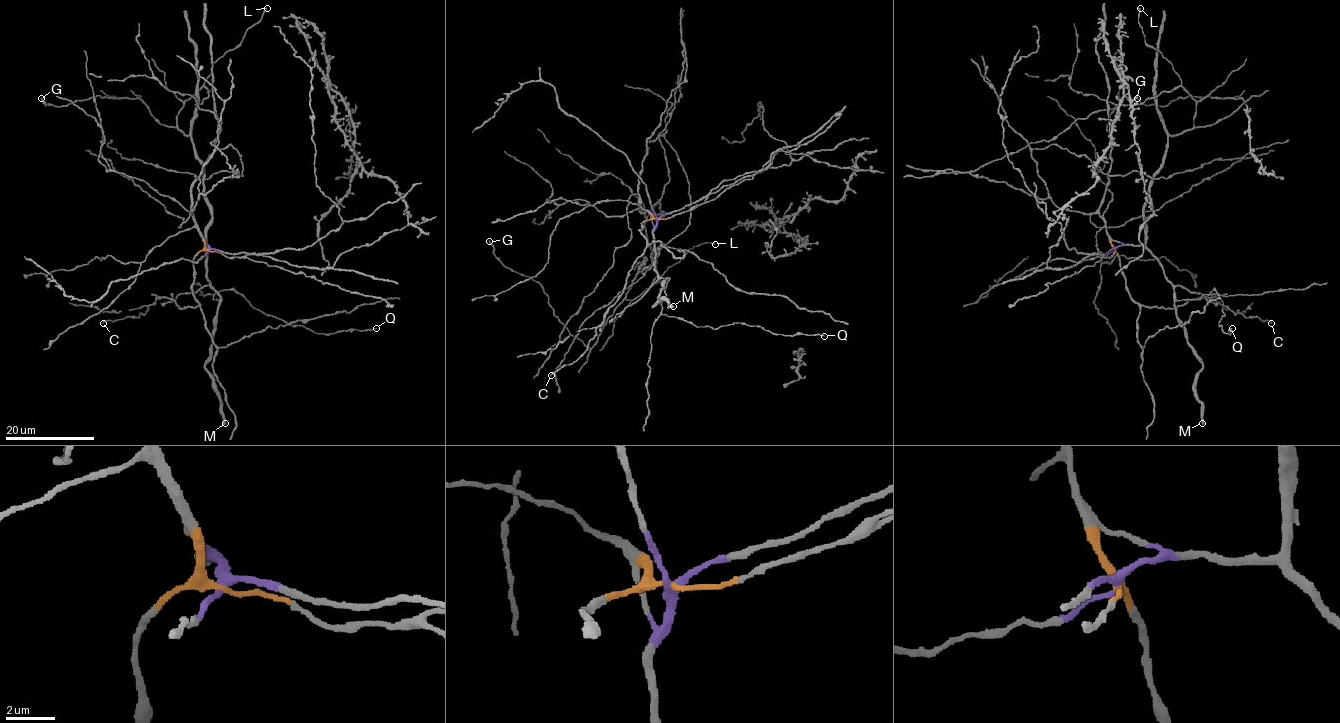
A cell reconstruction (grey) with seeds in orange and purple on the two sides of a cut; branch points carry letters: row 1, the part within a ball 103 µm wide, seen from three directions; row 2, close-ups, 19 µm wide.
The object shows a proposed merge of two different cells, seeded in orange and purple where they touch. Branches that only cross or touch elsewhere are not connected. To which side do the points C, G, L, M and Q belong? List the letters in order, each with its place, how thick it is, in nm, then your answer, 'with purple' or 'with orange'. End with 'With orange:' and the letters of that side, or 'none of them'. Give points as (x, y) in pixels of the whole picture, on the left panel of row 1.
C: (103, 323) | 180 nm | with orange
G: (41, 98) | 200 nm | with purple
L: (267, 8) | 200 nm | with purple
M: (225, 423) | 480 nm | with purple
Q: (376, 328) | 110 nm | with purple
With orange: C

